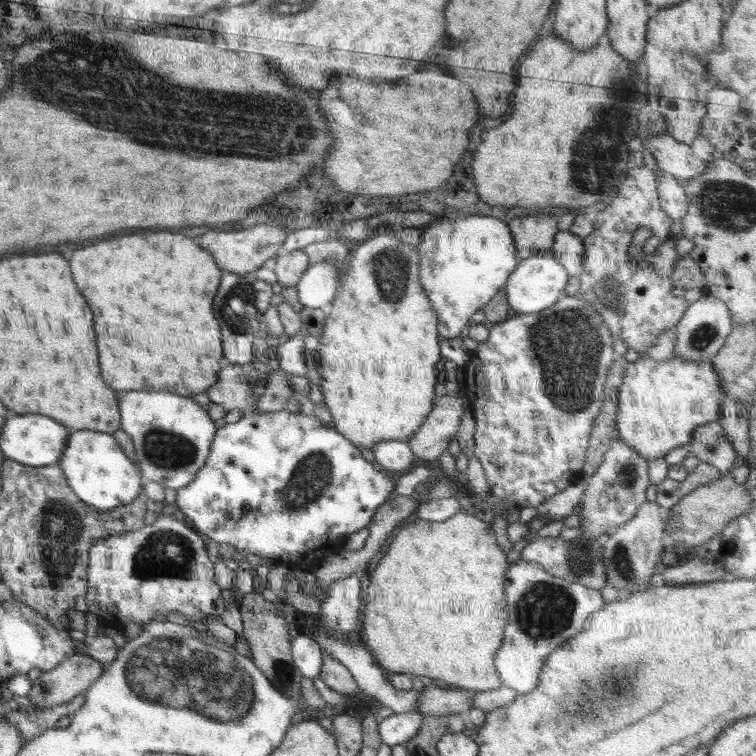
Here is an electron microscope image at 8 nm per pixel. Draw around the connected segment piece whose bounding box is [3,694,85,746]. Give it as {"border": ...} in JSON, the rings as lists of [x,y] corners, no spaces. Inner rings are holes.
{"border":[[[84,694],[75,696],[72,700],[58,706],[42,709],[31,709],[25,713],[11,710],[3,721],[17,726],[21,736],[22,746],[29,743],[30,739],[36,738],[45,730],[54,728],[57,722],[65,716],[70,717],[84,704]]]}

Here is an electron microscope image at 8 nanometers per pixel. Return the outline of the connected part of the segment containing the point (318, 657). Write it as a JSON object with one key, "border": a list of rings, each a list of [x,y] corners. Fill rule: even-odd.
{"border":[[[299,634],[291,643],[291,653],[297,669],[303,678],[313,681],[321,671],[323,650],[310,636]]]}

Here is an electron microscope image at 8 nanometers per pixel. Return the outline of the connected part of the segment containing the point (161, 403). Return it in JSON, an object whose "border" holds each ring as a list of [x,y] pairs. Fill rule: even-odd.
{"border":[[[140,390],[122,394],[119,413],[121,429],[132,439],[135,460],[145,480],[174,490],[194,480],[210,454],[218,430],[207,409],[182,394]]]}

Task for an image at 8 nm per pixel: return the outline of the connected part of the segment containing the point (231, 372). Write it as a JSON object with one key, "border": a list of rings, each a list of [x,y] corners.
{"border":[[[231,364],[219,372],[218,380],[205,392],[225,411],[248,413],[256,410],[259,398],[253,394],[255,385],[248,383],[247,375],[247,367]]]}

